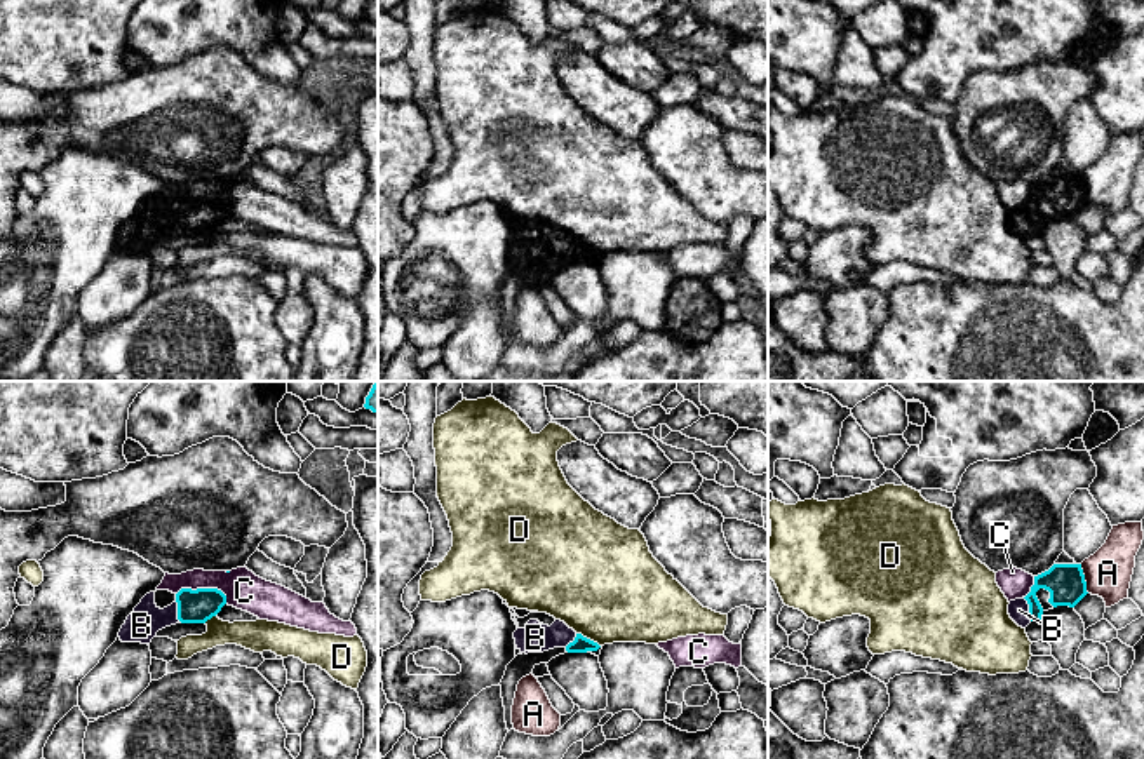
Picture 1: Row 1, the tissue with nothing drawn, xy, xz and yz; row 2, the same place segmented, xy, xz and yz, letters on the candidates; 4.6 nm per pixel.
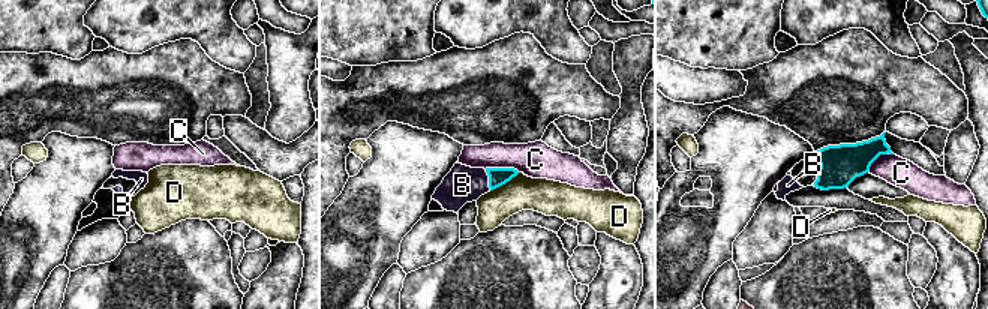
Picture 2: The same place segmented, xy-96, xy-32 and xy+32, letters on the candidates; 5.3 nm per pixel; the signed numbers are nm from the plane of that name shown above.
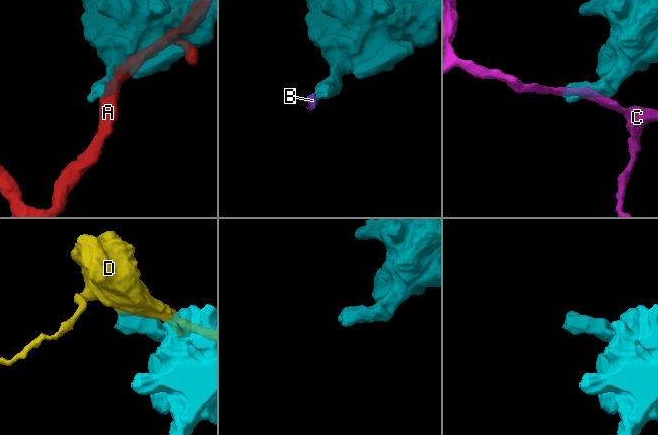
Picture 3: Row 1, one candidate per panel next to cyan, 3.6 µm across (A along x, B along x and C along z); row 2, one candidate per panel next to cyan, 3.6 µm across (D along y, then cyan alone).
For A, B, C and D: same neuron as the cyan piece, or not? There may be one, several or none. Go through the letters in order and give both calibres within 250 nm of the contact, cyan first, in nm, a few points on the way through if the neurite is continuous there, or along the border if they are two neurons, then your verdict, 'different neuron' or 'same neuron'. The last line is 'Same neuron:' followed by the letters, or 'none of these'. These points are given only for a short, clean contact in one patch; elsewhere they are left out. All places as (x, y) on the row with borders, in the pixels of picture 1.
A: 180/220 nm | different neuron
B: 180/100 nm | across yz (1066, 584), (1040, 584), (1029, 610), (1019, 610) | same neuron
C: 160/180 nm | different neuron
D: 80/480 nm | along xz (577, 632), (599, 646) | different neuron
Same neuron: B

